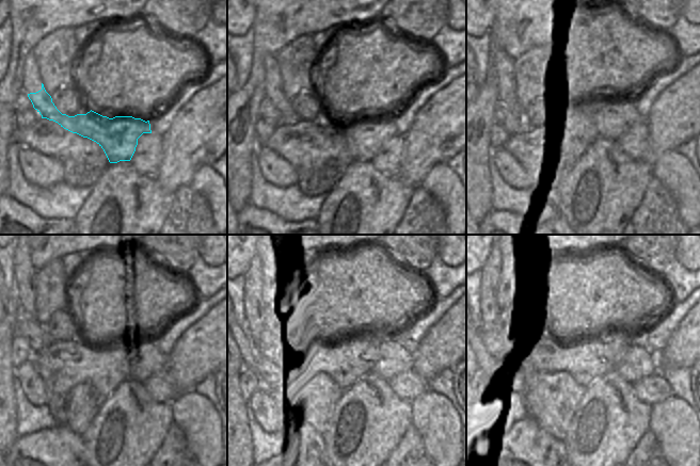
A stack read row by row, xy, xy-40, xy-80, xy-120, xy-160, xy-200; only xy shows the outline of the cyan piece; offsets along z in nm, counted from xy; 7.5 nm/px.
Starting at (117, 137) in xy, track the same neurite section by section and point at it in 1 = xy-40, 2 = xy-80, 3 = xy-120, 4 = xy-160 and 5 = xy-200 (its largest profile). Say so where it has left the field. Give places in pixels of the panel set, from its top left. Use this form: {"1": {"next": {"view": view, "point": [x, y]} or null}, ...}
{"1": {"next": {"view": "xy-40", "point": [364, 137]}}, "2": {"next": {"view": "xy-80", "point": [613, 122]}}, "3": {"next": {"view": "xy-120", "point": [146, 358]}}, "4": {"next": {"view": "xy-160", "point": [394, 358]}}, "5": {"next": {"view": "xy-200", "point": [639, 362]}}}

